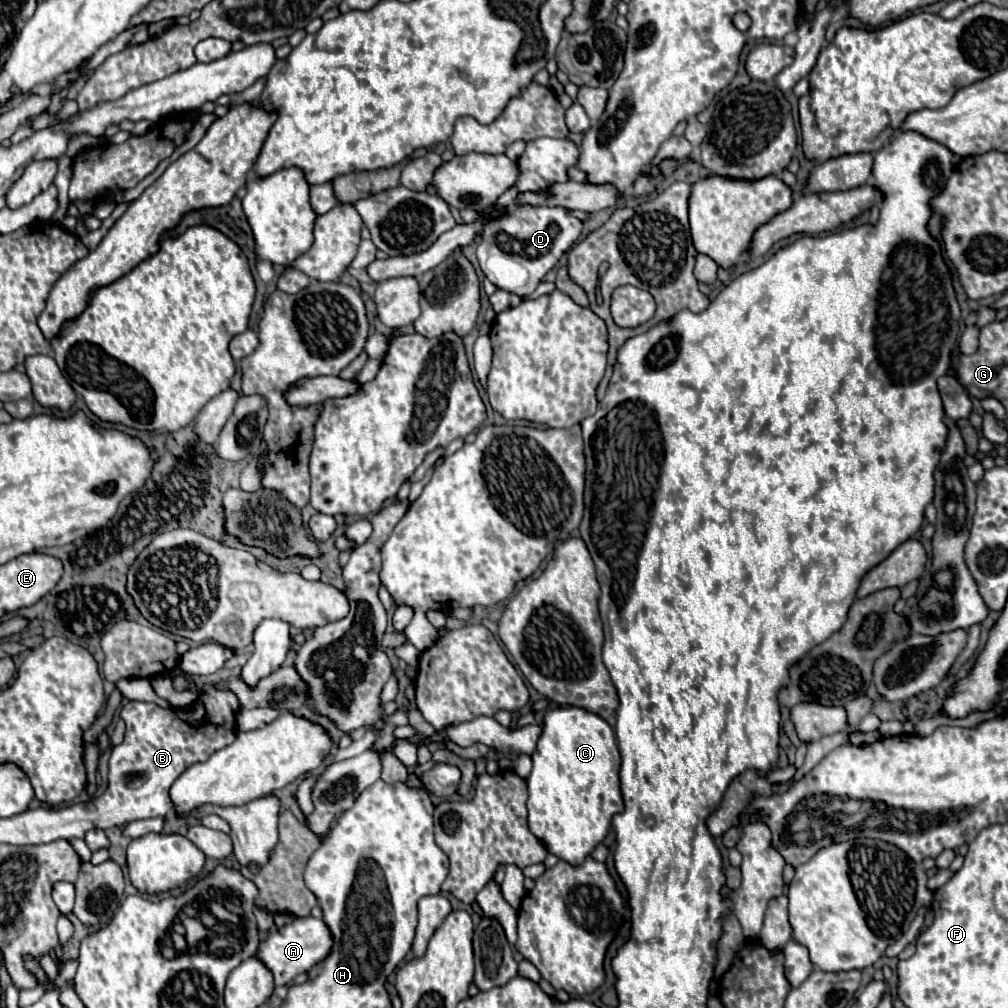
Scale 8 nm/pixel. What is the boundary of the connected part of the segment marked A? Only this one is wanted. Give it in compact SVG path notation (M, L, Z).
M307 916L307 918L295 918L285 928L271 932L269 938L265 942L261 942L257 958L261 962L265 962L265 966L273 972L275 986L283 986L283 984L291 984L297 974L307 972L315 964L325 960L331 952L331 946L333 946L333 936L331 936L331 930L327 928L327 924L321 918Z

